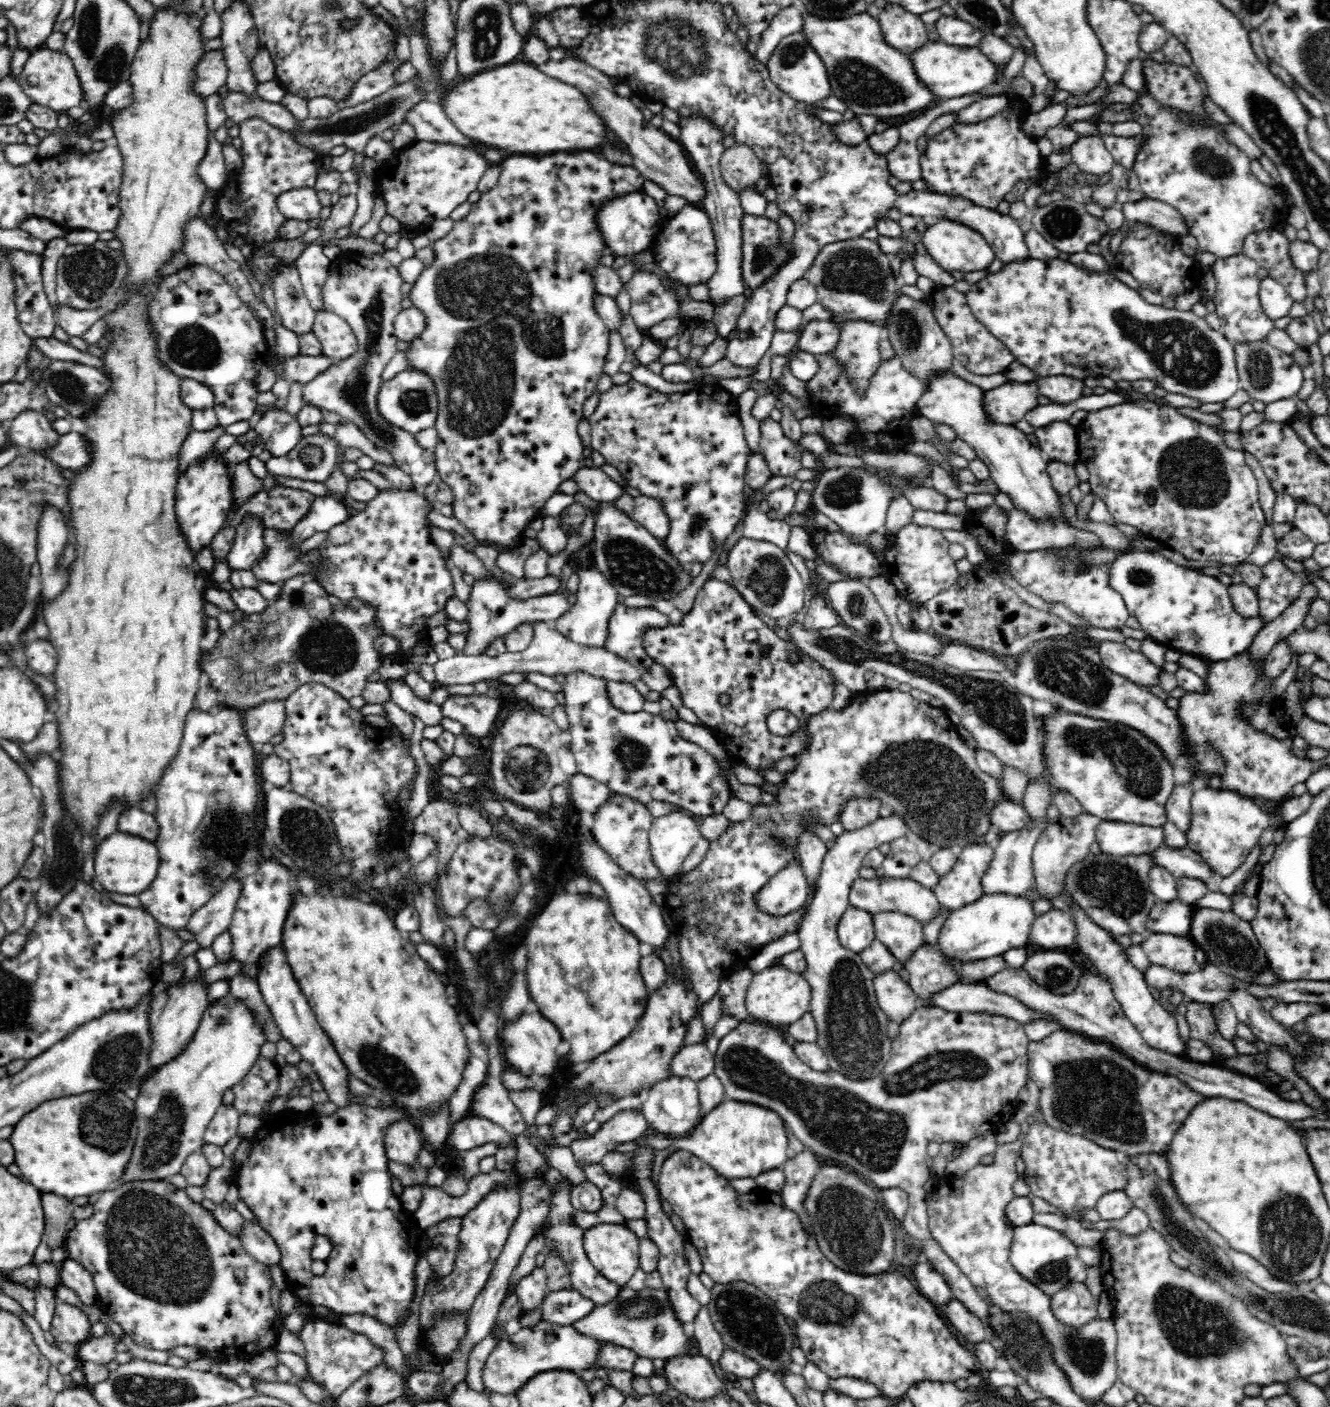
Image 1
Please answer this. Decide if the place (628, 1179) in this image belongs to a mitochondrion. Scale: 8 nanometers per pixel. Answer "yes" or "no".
no

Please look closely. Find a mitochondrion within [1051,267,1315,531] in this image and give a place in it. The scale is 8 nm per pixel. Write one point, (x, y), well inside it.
(1180, 348)

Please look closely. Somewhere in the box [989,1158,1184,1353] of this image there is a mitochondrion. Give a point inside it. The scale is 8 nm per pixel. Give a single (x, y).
(1051, 1272)

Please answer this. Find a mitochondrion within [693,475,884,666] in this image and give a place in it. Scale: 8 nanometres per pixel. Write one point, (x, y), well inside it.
(770, 576)

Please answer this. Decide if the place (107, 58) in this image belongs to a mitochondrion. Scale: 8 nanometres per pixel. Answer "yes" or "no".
yes

